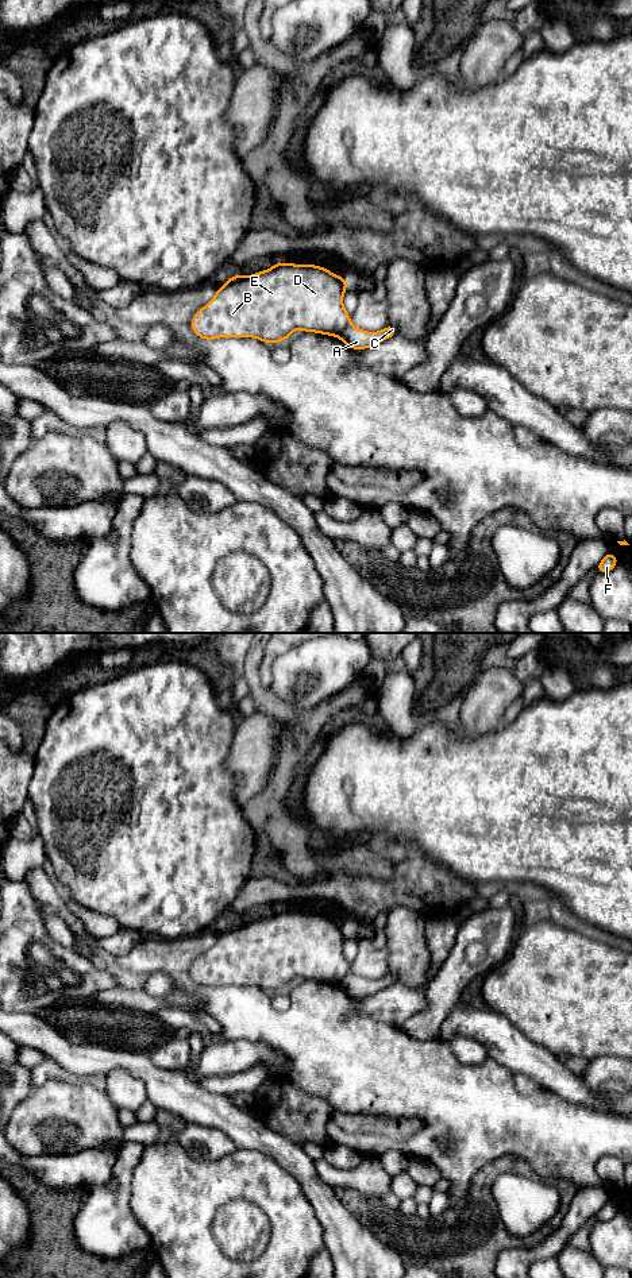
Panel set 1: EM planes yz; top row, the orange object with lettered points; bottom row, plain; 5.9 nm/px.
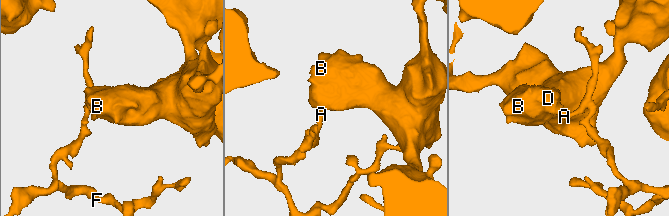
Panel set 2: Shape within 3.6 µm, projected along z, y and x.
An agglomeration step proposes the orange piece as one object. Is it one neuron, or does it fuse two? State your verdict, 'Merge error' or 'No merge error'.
Merge error

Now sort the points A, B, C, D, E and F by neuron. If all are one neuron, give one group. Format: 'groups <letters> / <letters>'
groups A C F / B D E

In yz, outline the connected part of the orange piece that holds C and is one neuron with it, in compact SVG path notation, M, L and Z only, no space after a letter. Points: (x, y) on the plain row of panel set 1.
M351 970L342 978L339 987L350 997L367 997L375 992L388 988L397 982L396 973L386 973L382 978L378 980L366 980L354 974Z

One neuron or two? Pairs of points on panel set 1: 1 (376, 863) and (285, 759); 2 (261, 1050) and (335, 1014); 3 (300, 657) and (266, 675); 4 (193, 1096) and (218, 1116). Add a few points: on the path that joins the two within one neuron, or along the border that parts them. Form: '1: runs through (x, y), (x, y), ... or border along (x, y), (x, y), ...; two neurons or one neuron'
1: runs through (335, 861), (313, 861), (291, 838), (282, 799); one neuron
2: border along (238, 1039), (274, 1047), (288, 1062), (288, 1072); two neurons
3: border along (291, 648), (274, 659), (272, 683), (268, 687); two neurons
4: runs through (199, 1101), (212, 1111); one neuron

